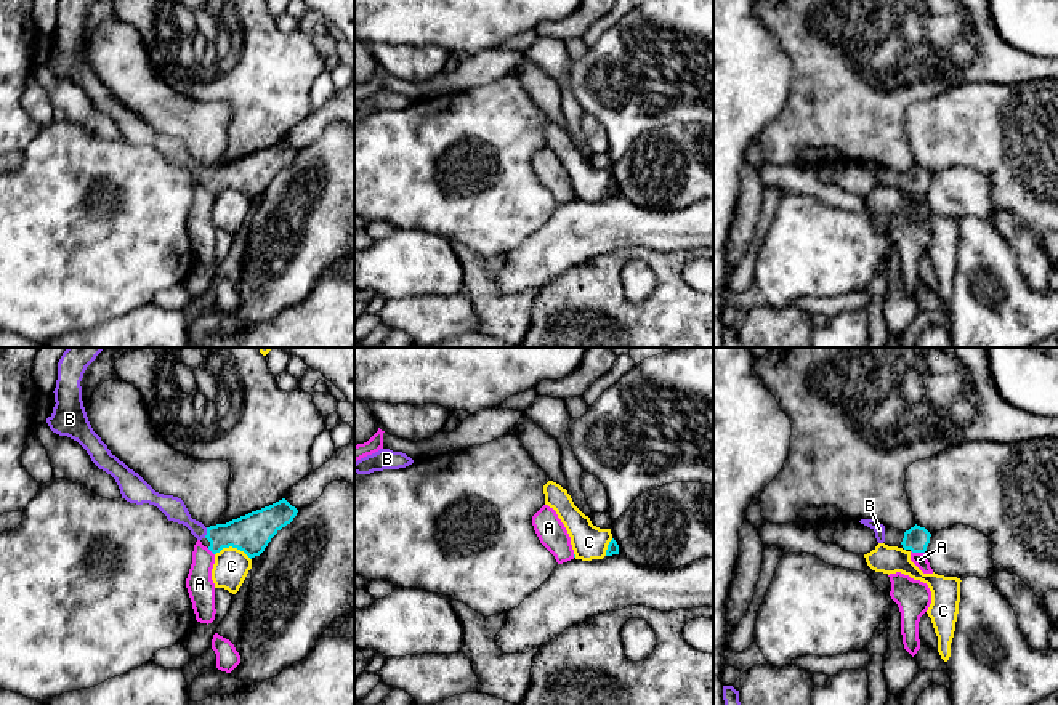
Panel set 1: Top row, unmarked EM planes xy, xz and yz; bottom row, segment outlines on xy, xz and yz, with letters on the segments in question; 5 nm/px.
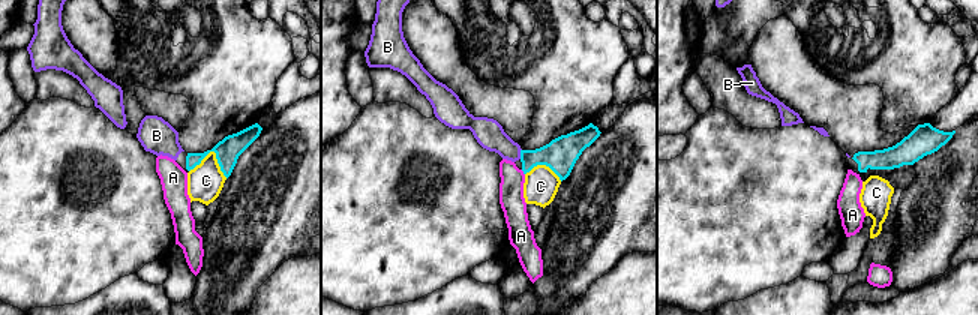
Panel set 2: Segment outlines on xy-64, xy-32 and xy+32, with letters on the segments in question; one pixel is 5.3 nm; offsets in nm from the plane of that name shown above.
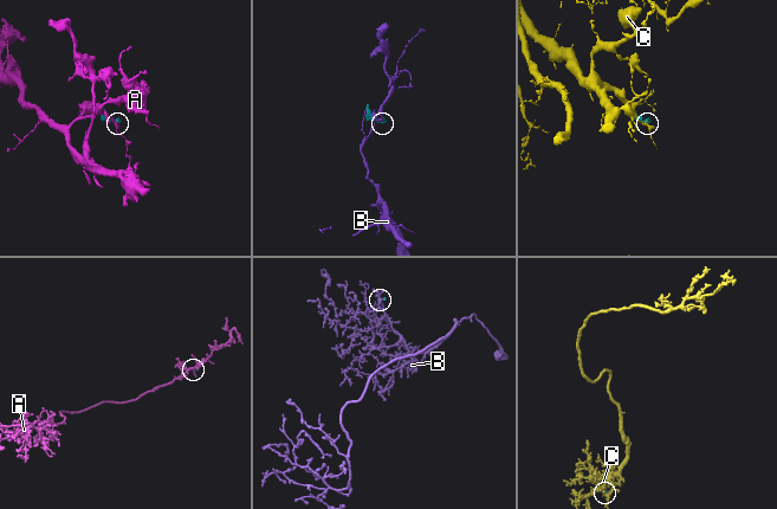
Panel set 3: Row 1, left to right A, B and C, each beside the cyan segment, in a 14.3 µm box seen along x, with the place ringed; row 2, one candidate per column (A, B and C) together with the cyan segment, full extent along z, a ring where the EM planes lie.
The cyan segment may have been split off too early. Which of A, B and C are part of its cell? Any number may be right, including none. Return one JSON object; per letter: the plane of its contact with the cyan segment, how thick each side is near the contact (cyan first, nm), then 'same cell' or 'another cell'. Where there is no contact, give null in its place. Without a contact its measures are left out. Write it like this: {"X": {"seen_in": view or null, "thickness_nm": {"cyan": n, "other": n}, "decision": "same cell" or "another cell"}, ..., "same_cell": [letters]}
{"A": {"seen_in": "yz", "thickness_nm": {"cyan": 120, "other": 70}, "decision": "another cell"}, "B": {"seen_in": "xy", "thickness_nm": {"cyan": 190, "other": 120}, "decision": "same cell"}, "C": {"seen_in": "xy", "thickness_nm": {"cyan": 190, "other": 180}, "decision": "another cell"}, "same_cell": ["B"]}

